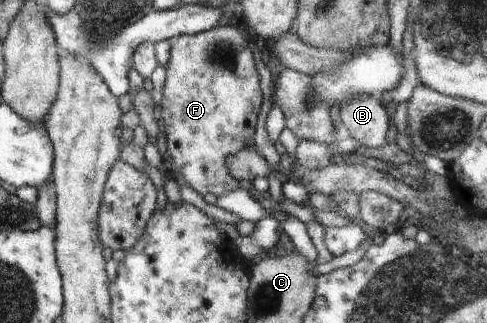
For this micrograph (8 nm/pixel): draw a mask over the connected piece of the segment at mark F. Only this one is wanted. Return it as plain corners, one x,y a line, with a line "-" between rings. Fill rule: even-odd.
218,25
195,35
179,36
171,43
160,103
168,154
168,158
163,159
163,168
172,176
180,174
200,196
214,194
223,197
239,188
240,181
230,174
227,159
246,148
246,140
253,138
263,101
254,51
249,42
252,41
248,35
236,26

